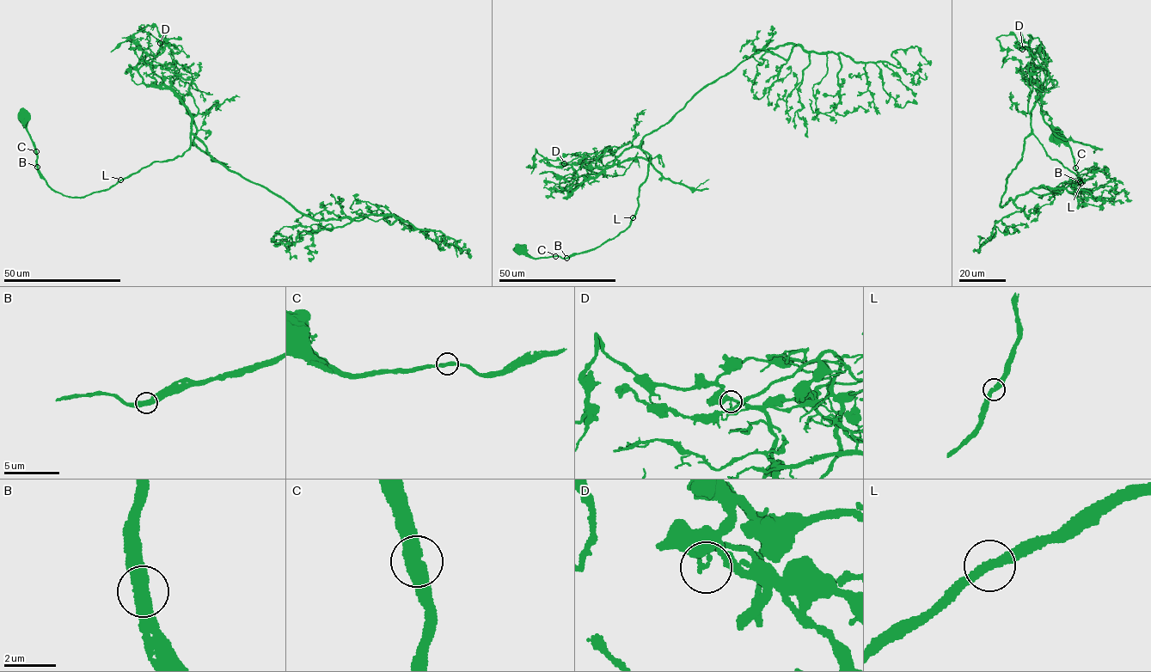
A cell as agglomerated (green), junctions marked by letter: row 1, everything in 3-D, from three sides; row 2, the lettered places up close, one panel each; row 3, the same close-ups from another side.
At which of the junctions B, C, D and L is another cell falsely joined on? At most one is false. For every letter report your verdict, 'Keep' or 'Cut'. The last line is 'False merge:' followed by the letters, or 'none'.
B: Keep
C: Keep
D: Cut
L: Keep
False merge: D

